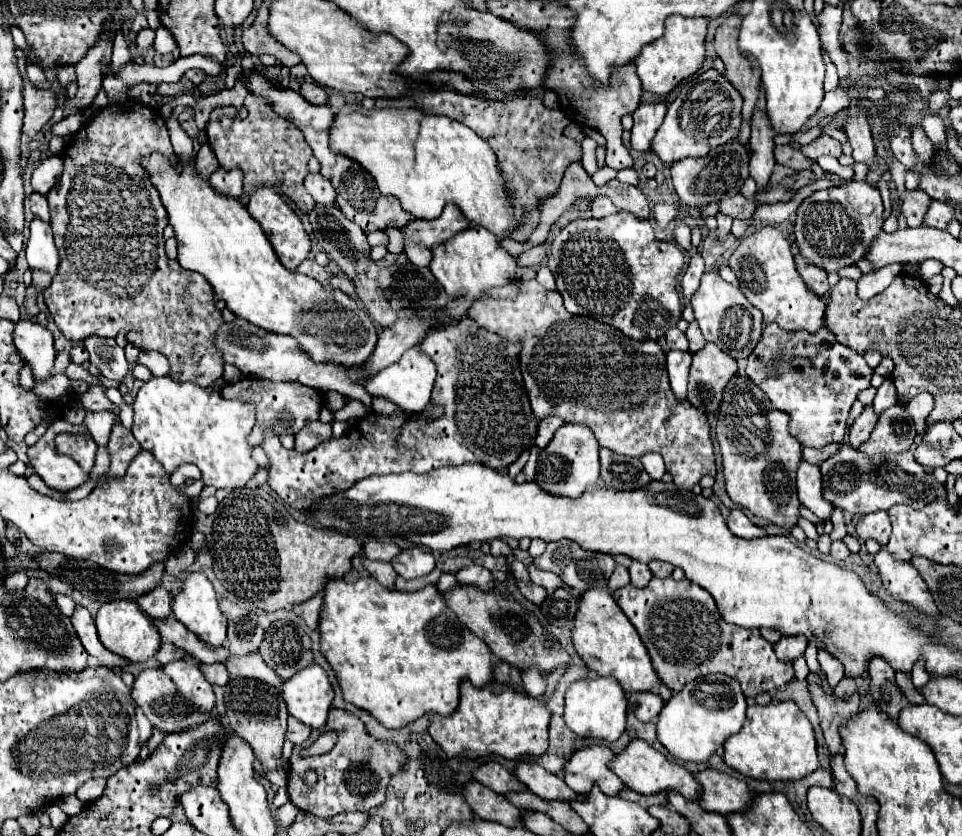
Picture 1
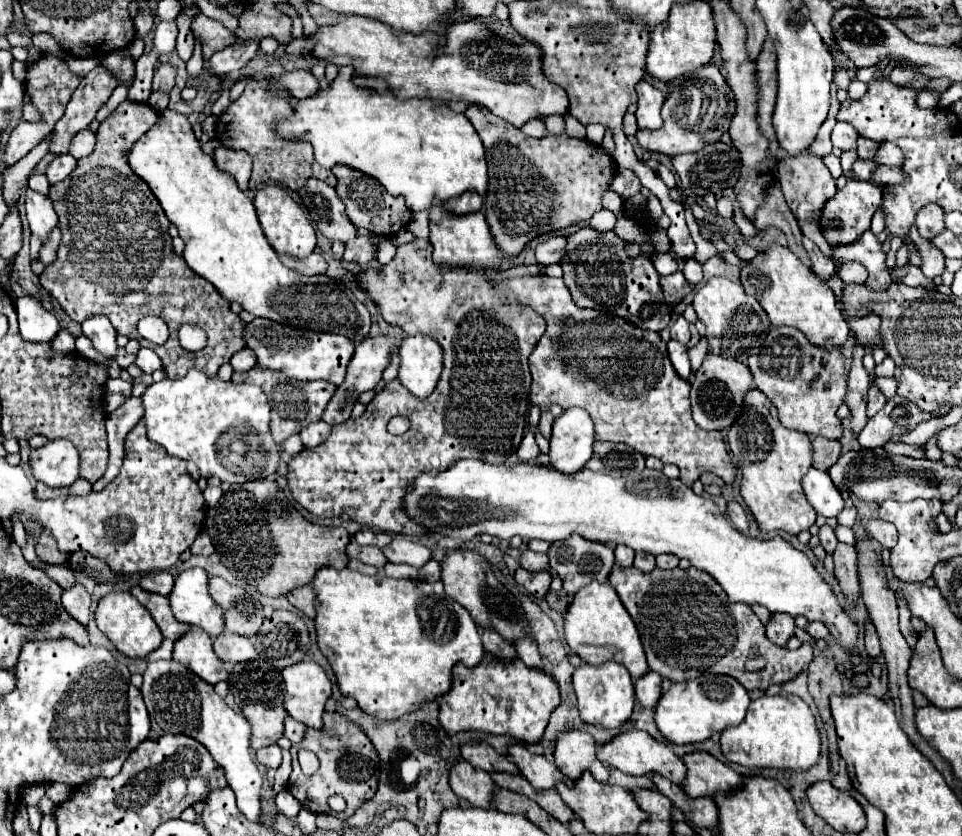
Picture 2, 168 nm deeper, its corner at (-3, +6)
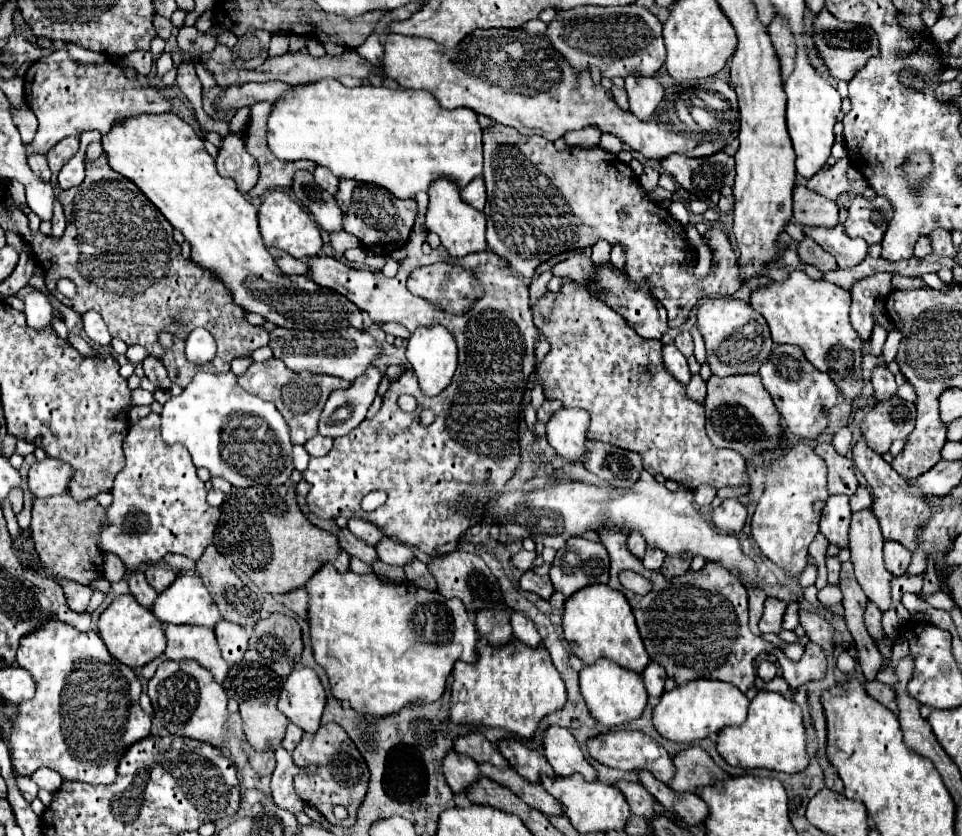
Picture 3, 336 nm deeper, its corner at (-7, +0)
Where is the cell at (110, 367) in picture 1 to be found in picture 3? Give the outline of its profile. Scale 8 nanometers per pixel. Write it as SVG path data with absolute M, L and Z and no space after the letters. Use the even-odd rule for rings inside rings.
M93 310L85 312L83 314L83 324L85 324L83 326L85 336L89 340L93 340L95 344L107 346L111 342L111 334L109 334L109 330L107 330L107 326L105 326L105 322L103 322L103 318L101 318L99 312L93 312Z

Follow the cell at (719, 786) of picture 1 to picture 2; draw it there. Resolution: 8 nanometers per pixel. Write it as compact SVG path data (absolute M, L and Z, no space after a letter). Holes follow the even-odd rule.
M693 752L683 758L687 766L687 778L683 790L691 798L729 794L739 788L743 778L727 764L719 762L707 752Z

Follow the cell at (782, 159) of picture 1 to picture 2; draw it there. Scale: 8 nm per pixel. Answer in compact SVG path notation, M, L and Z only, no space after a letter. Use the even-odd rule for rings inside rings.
M803 150L801 154L793 154L793 156L783 156L783 158L779 158L779 164L777 164L777 180L783 188L783 194L785 194L785 200L791 208L791 212L795 214L795 218L801 226L801 232L805 236L809 236L819 246L819 250L833 260L835 266L841 266L841 262L837 262L835 256L833 256L831 244L825 242L825 238L821 236L821 230L819 230L821 208L837 192L835 178L831 176L831 172L823 164L823 160L819 156L815 156L813 152L809 152L809 150Z

